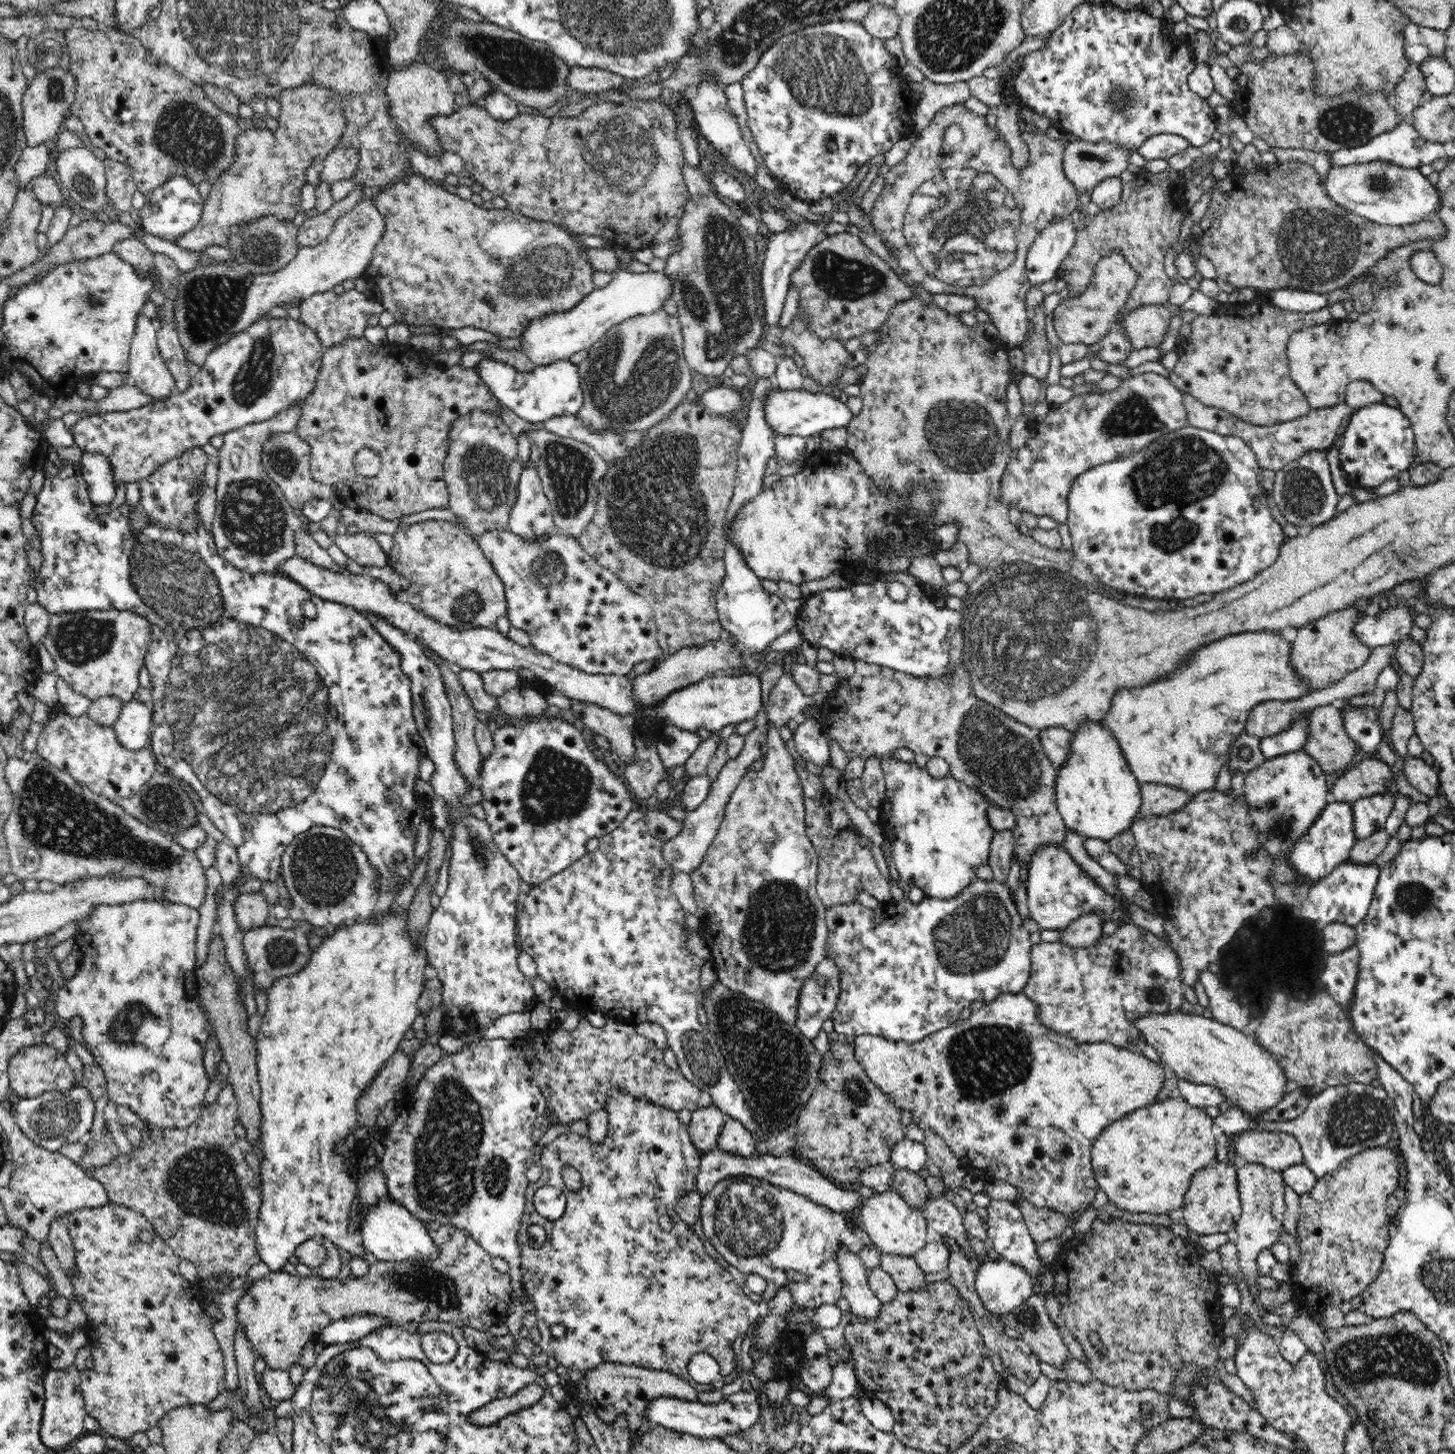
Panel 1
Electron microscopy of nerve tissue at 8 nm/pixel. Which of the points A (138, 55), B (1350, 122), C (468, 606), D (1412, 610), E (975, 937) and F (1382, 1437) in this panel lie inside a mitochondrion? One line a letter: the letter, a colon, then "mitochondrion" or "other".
A: other
B: mitochondrion
C: mitochondrion
D: other
E: mitochondrion
F: other

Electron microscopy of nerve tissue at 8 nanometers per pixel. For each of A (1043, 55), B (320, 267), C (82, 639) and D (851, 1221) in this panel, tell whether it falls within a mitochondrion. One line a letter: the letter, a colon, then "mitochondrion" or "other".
A: other
B: other
C: mitochondrion
D: other

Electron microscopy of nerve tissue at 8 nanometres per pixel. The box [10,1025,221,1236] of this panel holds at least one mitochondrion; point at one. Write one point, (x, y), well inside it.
(58, 1118)

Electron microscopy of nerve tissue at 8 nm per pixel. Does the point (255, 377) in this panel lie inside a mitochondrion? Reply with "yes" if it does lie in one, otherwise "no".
yes

